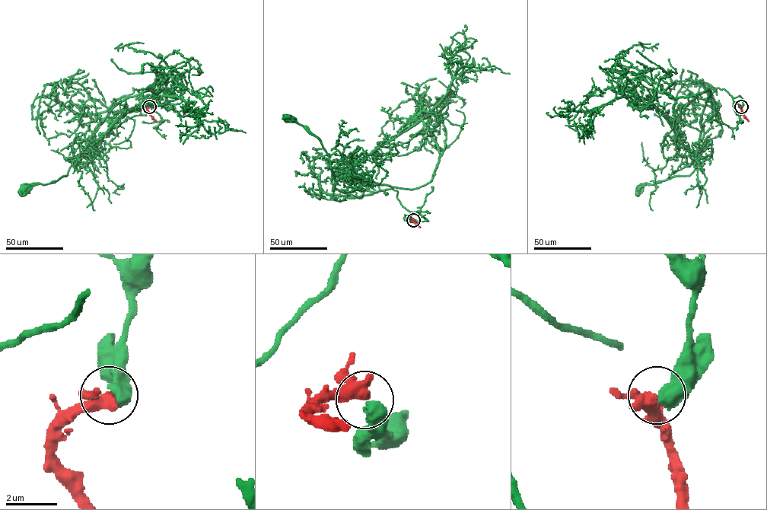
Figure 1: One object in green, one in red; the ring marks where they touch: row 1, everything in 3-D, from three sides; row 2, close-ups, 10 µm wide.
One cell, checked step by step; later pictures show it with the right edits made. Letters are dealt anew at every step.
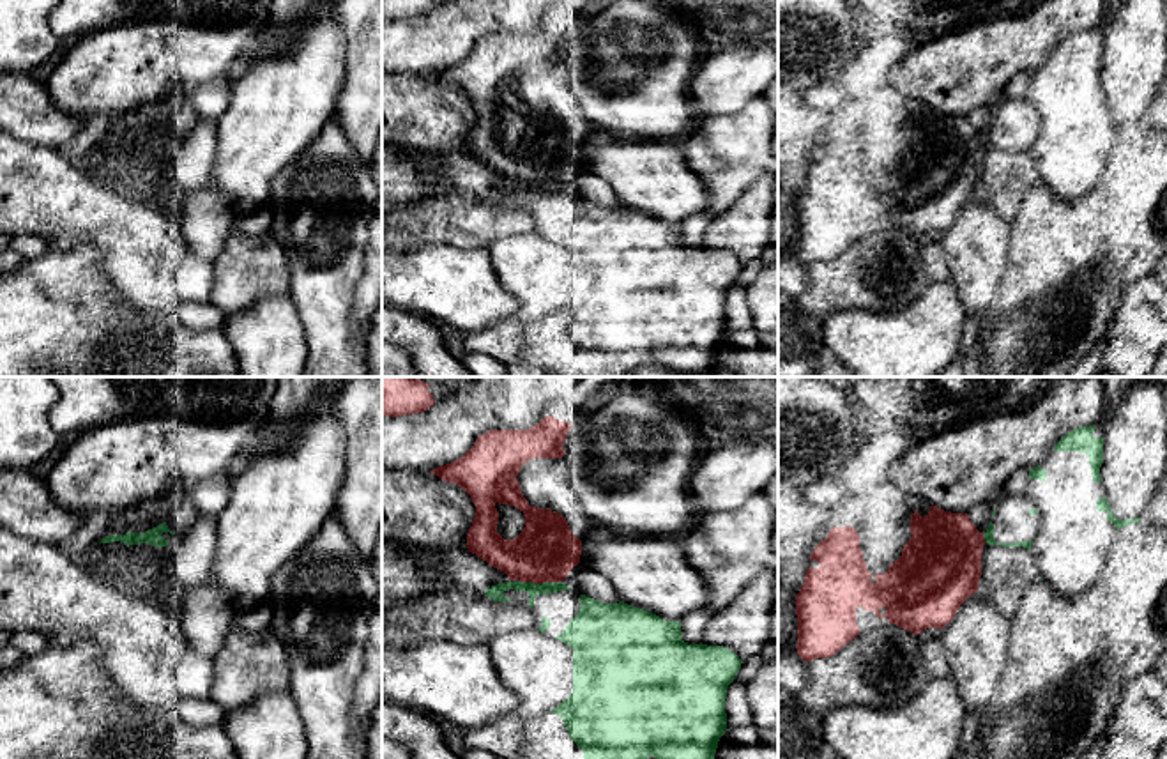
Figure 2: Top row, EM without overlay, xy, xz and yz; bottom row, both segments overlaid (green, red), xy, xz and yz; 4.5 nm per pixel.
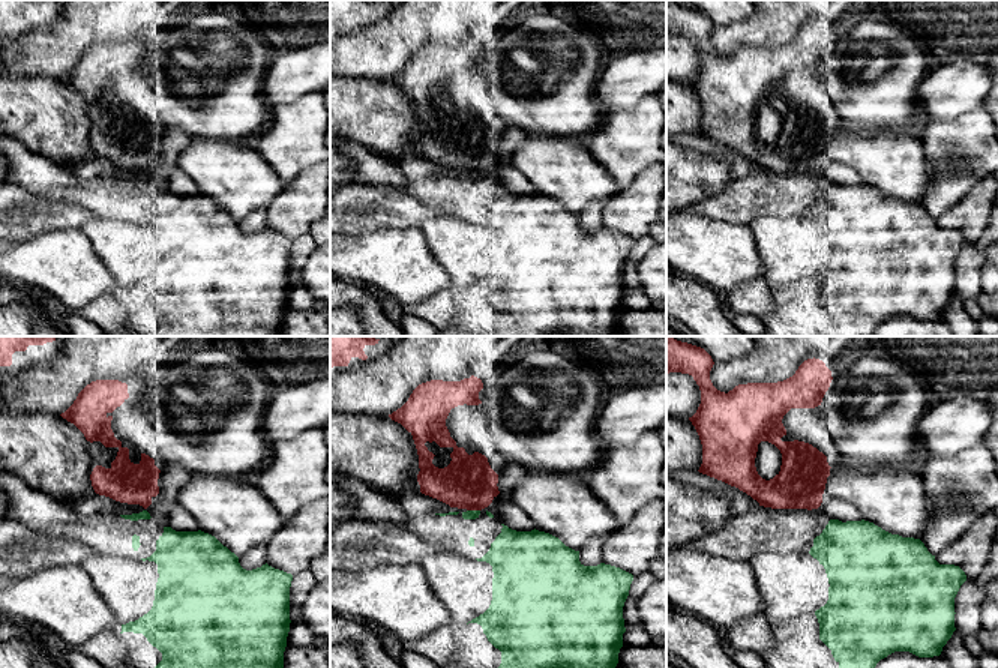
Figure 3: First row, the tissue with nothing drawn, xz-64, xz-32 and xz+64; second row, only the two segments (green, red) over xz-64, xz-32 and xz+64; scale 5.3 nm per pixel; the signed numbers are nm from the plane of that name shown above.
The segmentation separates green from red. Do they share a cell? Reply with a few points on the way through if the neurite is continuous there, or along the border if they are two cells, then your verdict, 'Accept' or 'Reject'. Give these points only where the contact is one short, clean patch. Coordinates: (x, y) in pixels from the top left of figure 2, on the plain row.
Reject

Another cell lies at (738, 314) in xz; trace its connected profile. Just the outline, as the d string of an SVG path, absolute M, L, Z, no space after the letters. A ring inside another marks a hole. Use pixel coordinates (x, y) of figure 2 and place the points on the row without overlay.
M736 281L727 292L725 303L727 331L744 331L751 326L751 313L744 301L744 288Z

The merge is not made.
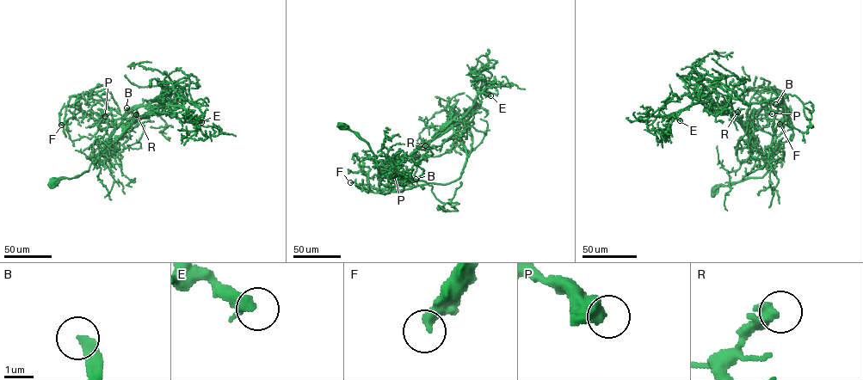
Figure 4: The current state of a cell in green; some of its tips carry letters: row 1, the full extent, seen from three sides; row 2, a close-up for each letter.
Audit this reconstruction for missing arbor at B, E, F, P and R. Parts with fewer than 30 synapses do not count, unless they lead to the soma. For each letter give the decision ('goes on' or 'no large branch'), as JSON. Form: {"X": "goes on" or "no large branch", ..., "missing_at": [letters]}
{"B": "goes on", "E": "no large branch", "F": "no large branch", "P": "no large branch", "R": "no large branch", "missing_at": ["B"]}

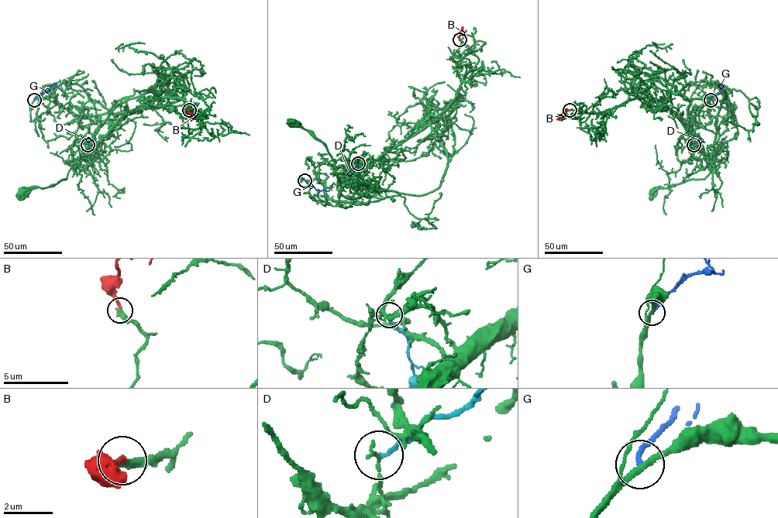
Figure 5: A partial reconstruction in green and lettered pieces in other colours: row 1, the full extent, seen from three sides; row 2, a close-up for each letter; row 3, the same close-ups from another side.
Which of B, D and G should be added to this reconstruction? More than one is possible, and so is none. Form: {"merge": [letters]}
{"merge": []}

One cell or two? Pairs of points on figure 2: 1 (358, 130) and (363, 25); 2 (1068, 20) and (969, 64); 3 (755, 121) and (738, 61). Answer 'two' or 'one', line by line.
1: one
2: one
3: two

